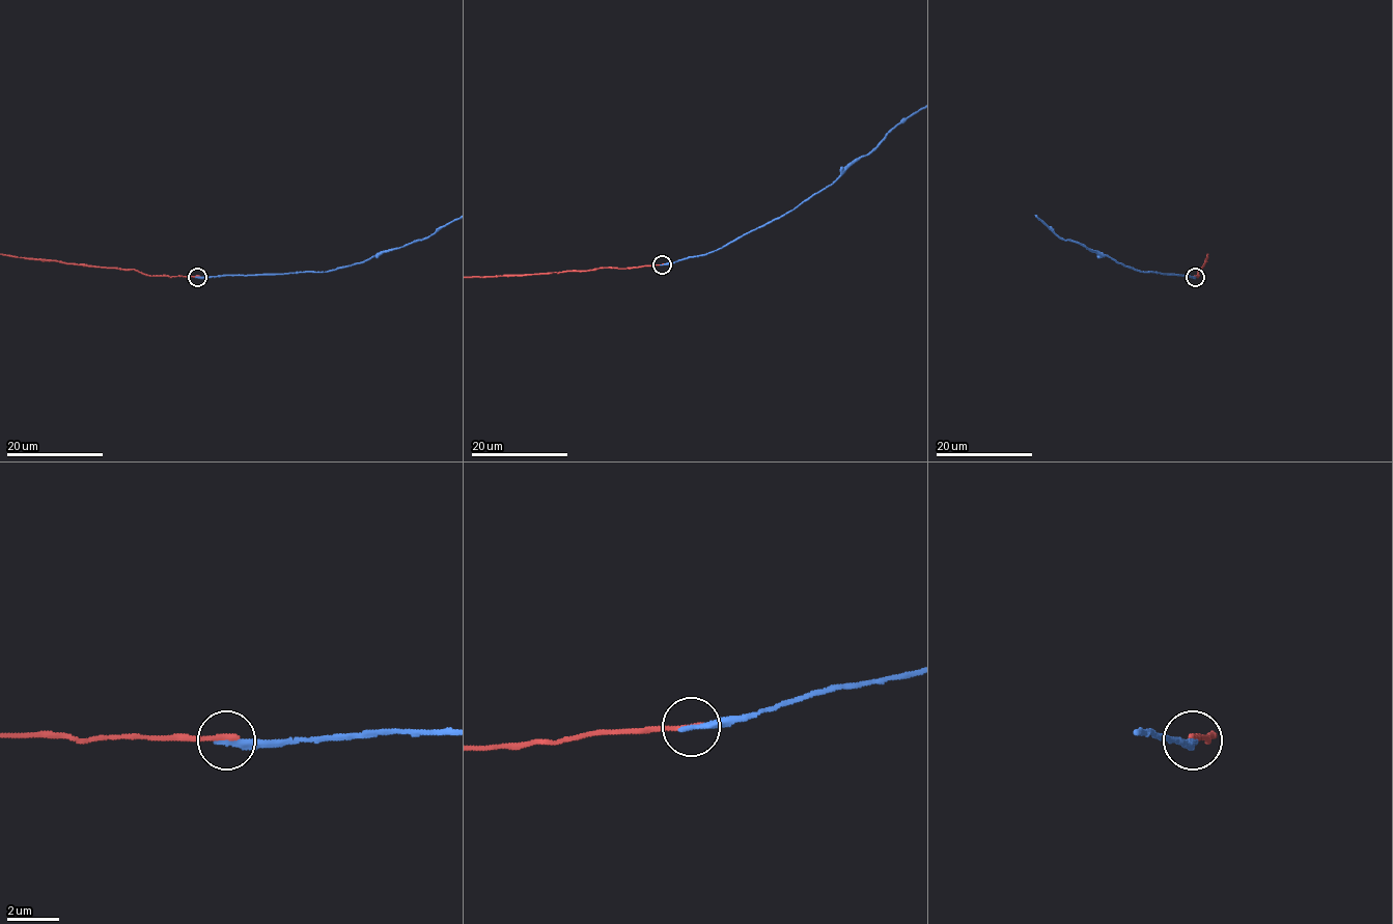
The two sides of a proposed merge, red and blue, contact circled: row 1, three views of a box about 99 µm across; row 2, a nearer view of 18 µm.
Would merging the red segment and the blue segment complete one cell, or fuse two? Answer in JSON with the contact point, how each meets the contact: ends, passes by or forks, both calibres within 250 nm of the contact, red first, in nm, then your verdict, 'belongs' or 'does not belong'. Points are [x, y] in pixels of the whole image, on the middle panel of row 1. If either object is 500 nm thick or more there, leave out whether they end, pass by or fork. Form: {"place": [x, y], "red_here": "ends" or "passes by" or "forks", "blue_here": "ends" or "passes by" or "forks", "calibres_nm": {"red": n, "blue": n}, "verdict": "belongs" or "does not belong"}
{"place": [662, 264], "red_here": "ends", "blue_here": "ends", "calibres_nm": {"red": 200, "blue": 280}, "verdict": "does not belong"}

